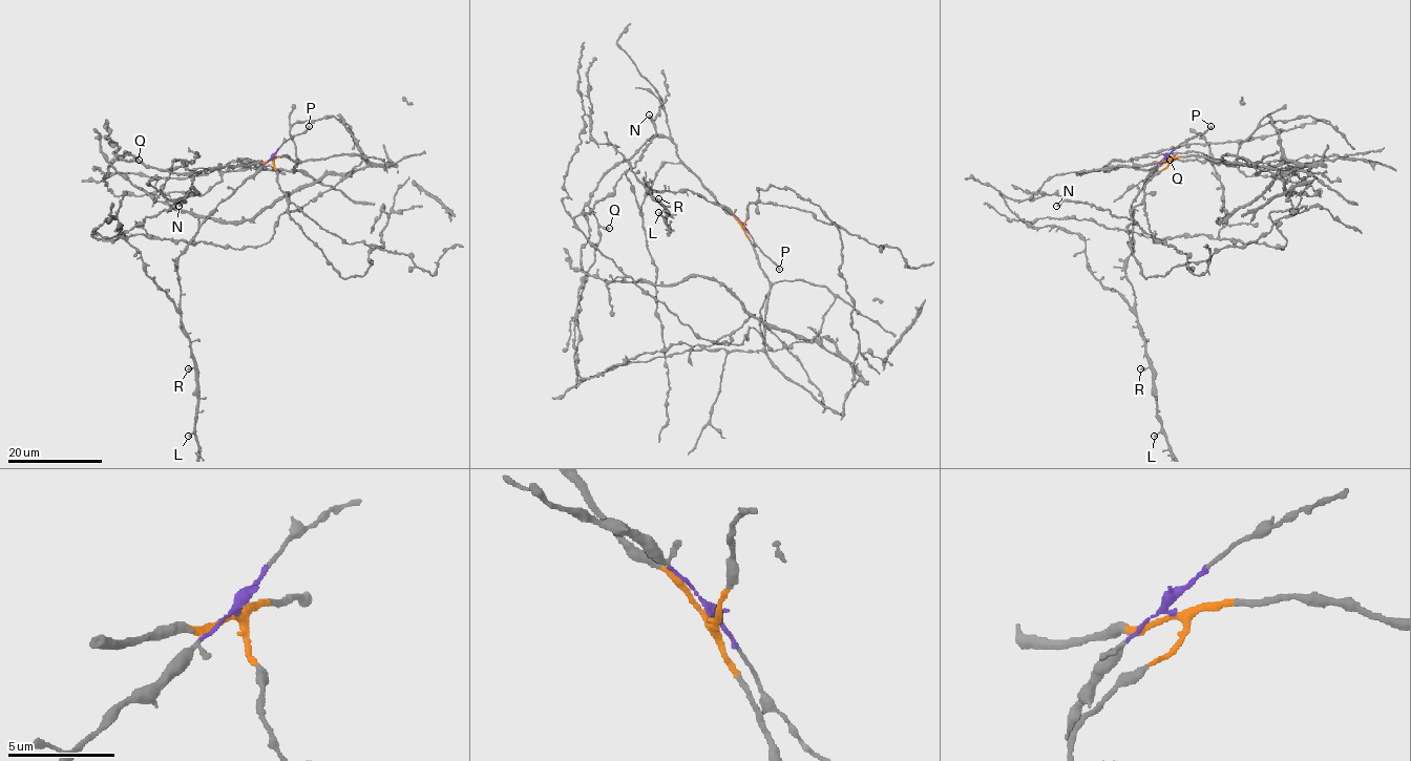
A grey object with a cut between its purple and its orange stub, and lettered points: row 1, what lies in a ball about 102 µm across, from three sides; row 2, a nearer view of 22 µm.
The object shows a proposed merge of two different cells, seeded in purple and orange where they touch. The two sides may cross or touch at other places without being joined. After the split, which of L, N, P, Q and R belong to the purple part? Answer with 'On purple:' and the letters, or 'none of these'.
On purple: L, P, R

